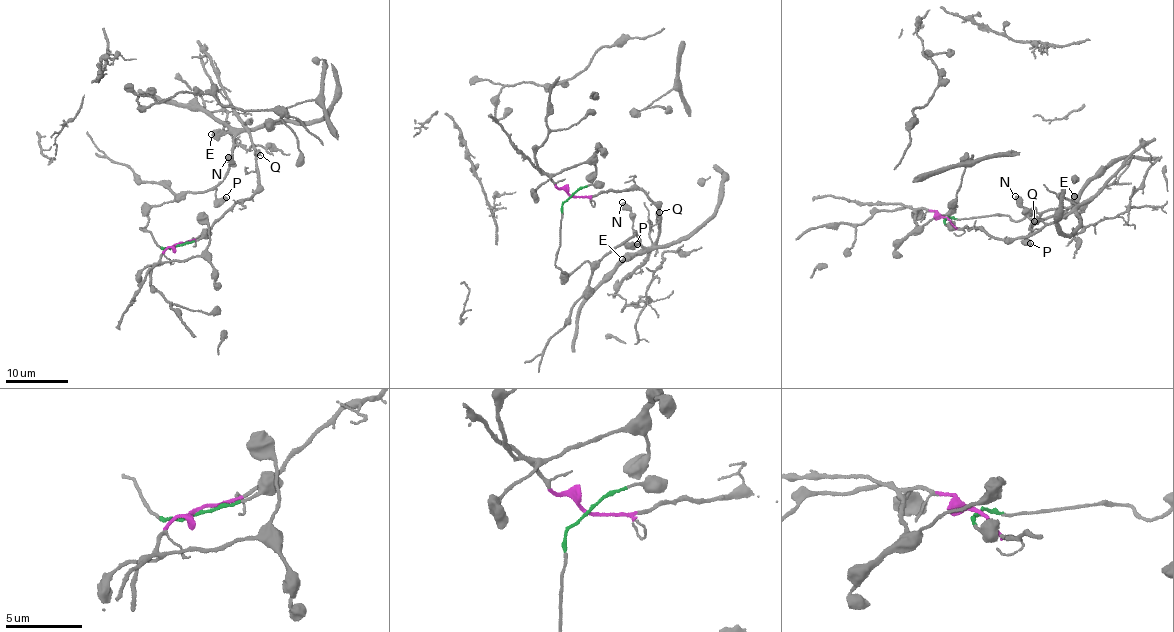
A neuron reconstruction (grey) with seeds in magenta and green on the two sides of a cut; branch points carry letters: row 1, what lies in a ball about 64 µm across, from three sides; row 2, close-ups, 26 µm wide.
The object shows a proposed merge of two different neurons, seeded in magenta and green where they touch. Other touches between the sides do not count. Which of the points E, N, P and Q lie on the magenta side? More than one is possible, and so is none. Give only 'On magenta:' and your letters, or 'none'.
On magenta: Q

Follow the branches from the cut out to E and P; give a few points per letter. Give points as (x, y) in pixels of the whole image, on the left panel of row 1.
E: (175, 246), (157, 246), (150, 230), (140, 227), (152, 206), (207, 191), (224, 178), (235, 136), (211, 135)
P: (175, 246), (160, 248), (150, 230), (141, 230), (152, 206), (190, 192), (213, 190), (219, 199), (226, 196)

